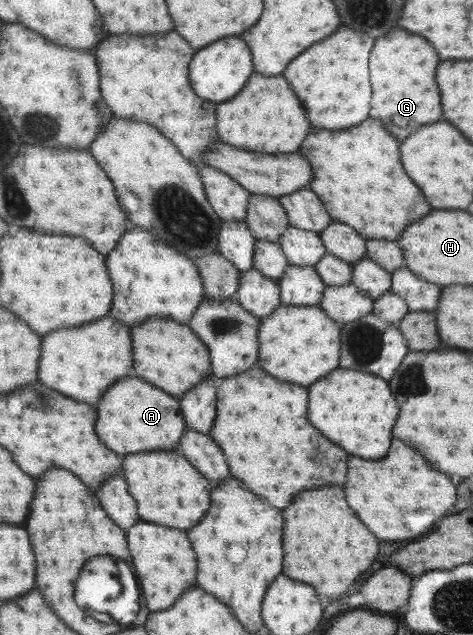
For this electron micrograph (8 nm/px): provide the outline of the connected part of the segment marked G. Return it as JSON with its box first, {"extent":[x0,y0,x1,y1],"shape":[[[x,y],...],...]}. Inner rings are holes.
{"extent":[370,28,442,140],"shape":[[[398,28],[378,38],[374,54],[370,54],[370,70],[374,70],[374,114],[370,118],[386,122],[386,130],[394,130],[402,140],[418,126],[436,122],[442,116],[440,92],[434,80],[438,64],[432,44],[416,34]]]}

